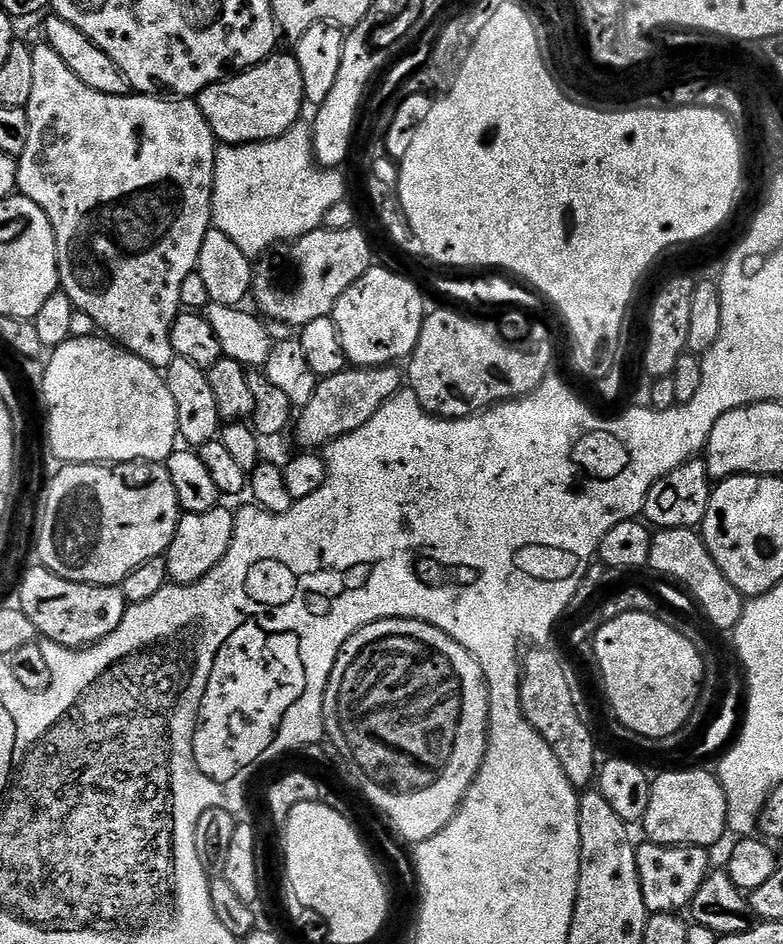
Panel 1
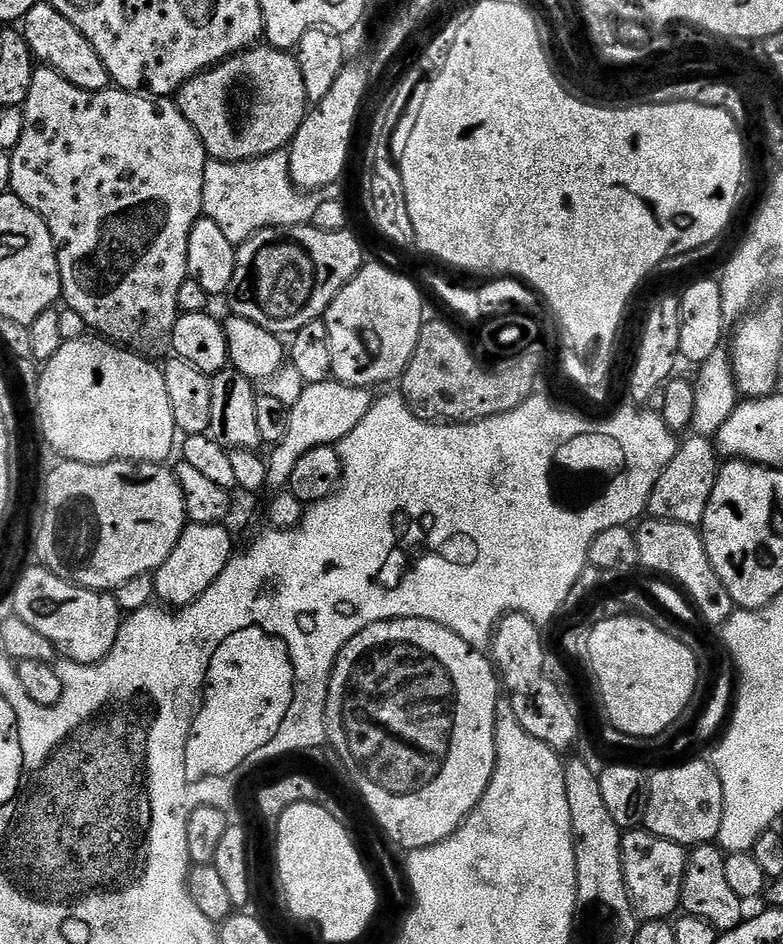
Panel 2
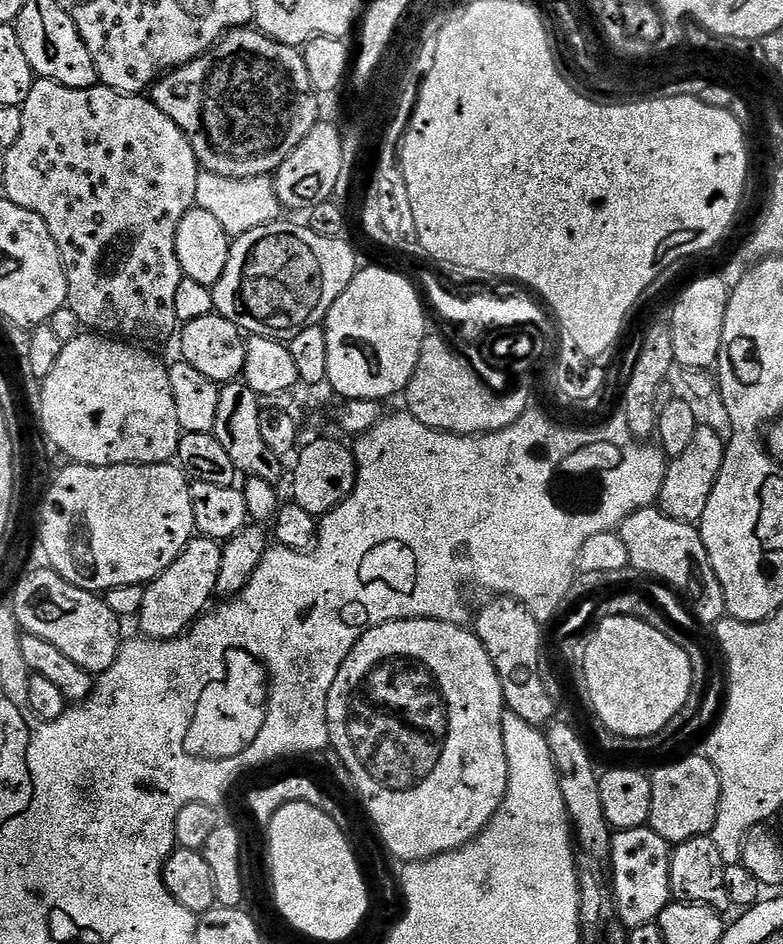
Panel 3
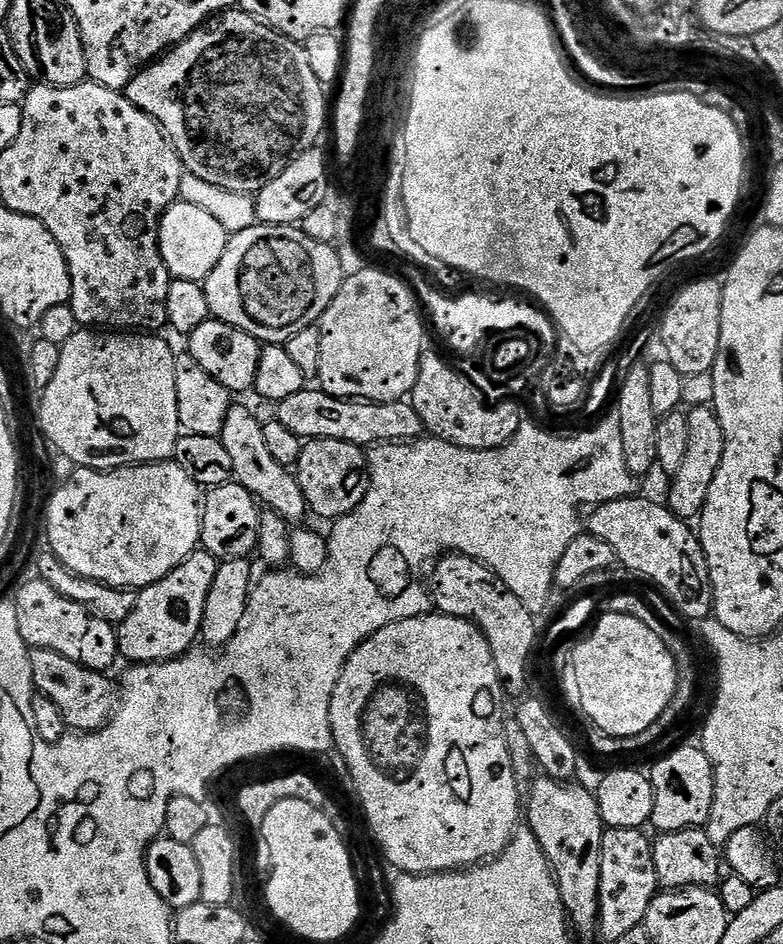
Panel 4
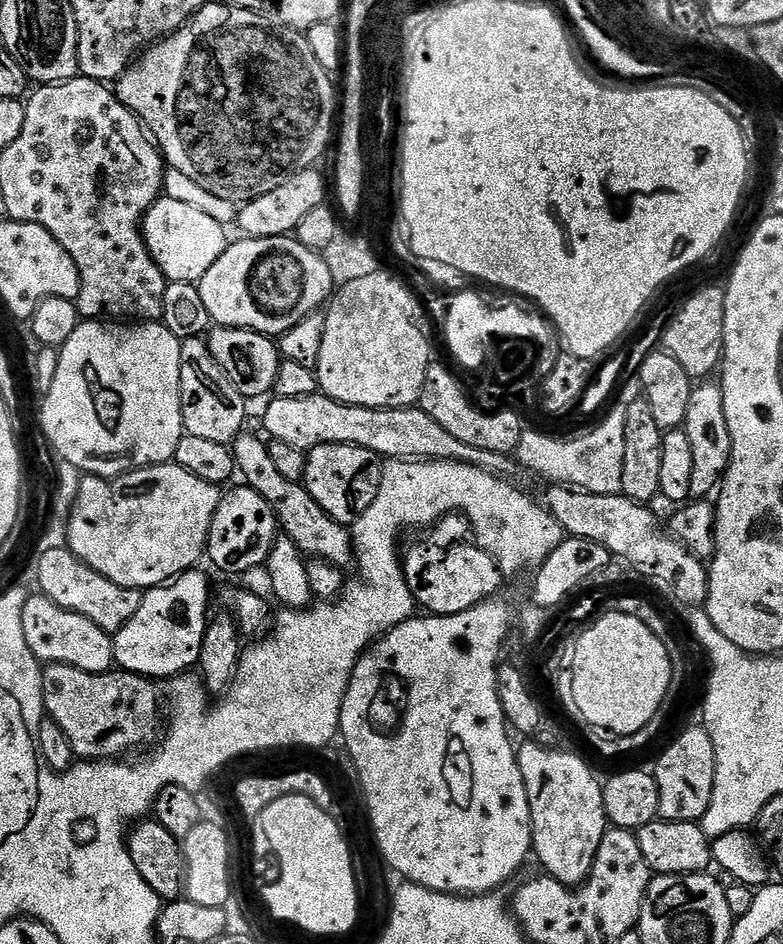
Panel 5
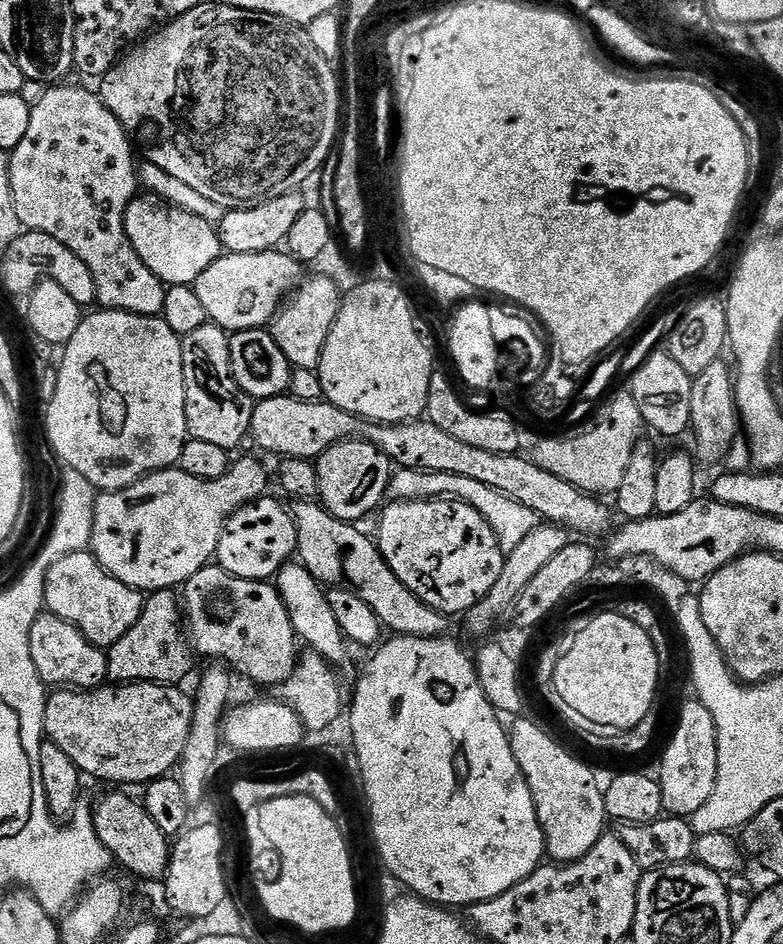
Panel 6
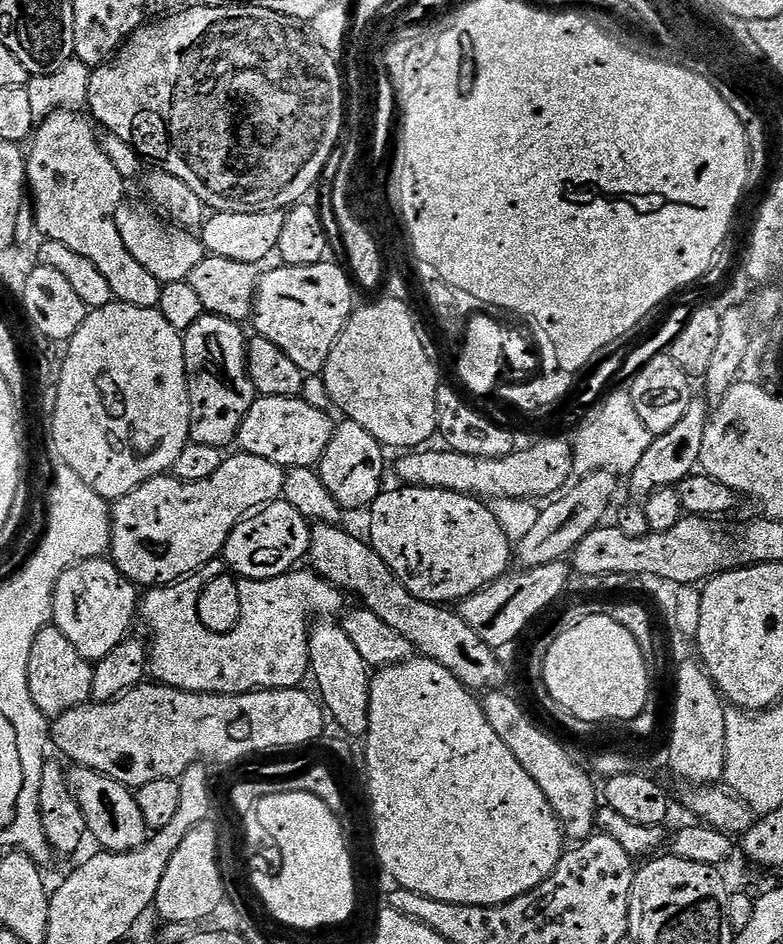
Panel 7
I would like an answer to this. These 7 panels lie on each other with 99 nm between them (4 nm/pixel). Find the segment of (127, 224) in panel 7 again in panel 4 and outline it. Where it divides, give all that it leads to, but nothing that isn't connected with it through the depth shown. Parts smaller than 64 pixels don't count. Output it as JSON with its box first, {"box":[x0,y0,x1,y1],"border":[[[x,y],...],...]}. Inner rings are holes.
{"box":[160,202,229,280],"border":[[[183,202],[172,204],[160,220],[160,249],[169,274],[177,280],[207,280],[226,250],[229,235],[206,210]]]}

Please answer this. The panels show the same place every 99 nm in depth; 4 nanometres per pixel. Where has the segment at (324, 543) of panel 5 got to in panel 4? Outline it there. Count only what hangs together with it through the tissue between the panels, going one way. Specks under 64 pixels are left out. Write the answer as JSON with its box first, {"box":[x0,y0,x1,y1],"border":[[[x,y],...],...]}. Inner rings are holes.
{"box":[220,402,310,522],"border":[[[240,402],[233,403],[226,414],[226,426],[220,431],[220,441],[226,446],[230,458],[234,461],[234,480],[241,484],[265,509],[276,512],[286,521],[300,522],[310,509],[302,494],[302,486],[289,469],[278,466],[266,446],[264,426],[255,418],[251,407]],[[296,520],[296,521],[295,521]]]}

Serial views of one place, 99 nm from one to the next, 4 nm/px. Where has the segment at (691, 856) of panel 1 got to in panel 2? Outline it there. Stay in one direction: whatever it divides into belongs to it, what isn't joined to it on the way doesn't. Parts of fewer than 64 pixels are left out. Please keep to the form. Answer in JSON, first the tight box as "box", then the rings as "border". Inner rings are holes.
{"box":[622,830,689,921],"border":[[[647,830],[624,832],[622,874],[630,894],[632,910],[641,921],[668,920],[681,911],[680,899],[688,869],[688,854],[689,849],[684,845],[658,838]]]}

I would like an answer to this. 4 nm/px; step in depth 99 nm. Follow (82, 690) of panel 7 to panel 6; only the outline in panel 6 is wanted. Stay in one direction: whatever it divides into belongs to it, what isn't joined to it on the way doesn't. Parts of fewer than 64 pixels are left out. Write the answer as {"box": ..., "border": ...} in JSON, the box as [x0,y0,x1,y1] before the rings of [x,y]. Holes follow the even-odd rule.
{"box":[30,610,108,690],"border":[[[47,610],[37,616],[34,626],[30,626],[30,658],[45,686],[77,690],[99,688],[108,677],[107,651],[88,641],[82,630],[70,626],[70,622],[62,622],[62,618]]]}

